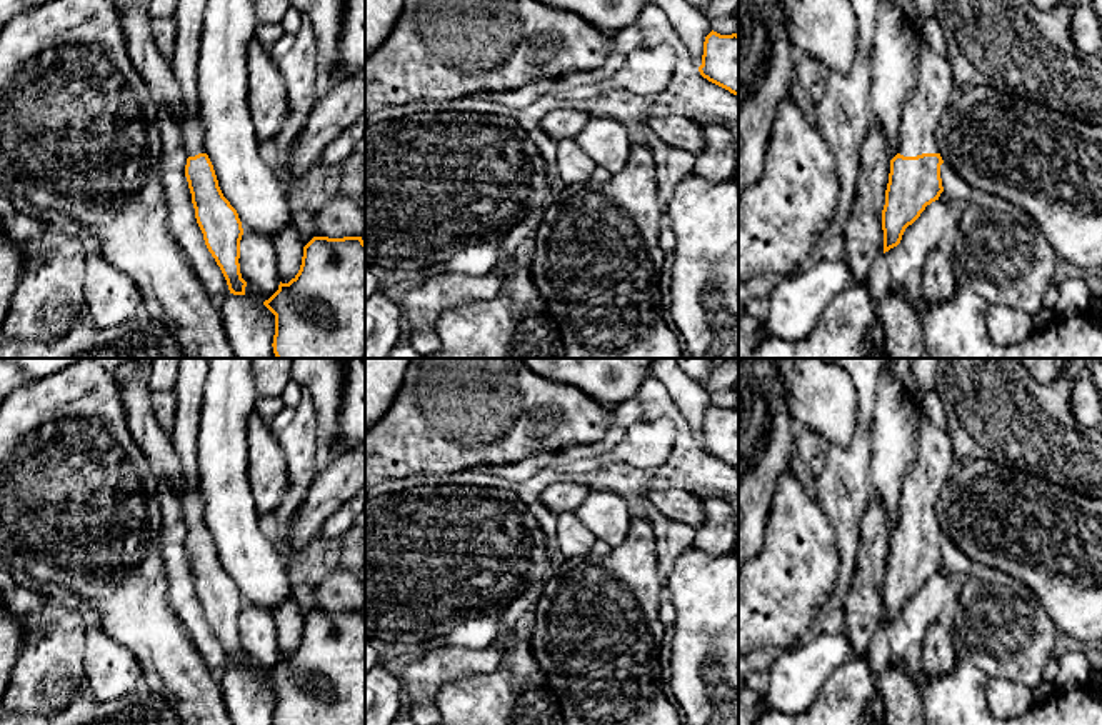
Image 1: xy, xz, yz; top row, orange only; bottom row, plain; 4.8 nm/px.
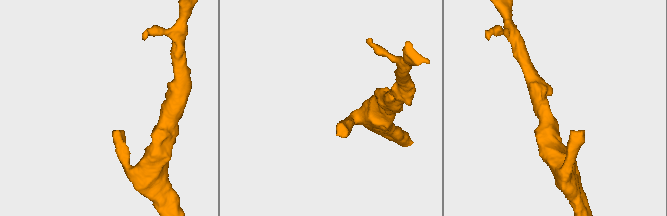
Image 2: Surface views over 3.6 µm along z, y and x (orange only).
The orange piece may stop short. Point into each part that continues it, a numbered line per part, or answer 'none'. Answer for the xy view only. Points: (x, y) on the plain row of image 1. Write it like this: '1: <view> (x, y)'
1: xy (192, 372)

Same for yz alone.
1: yz (934, 462)

